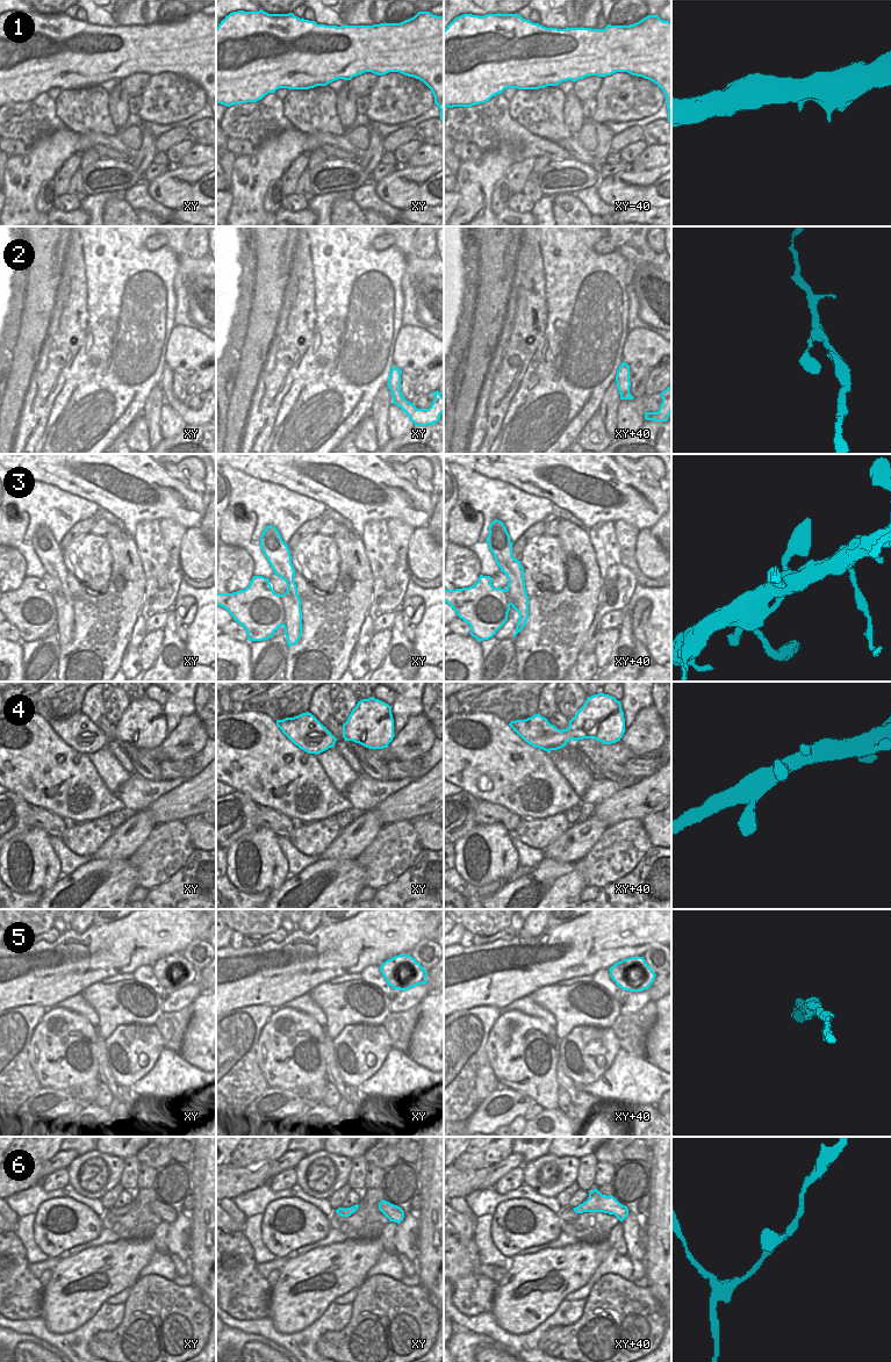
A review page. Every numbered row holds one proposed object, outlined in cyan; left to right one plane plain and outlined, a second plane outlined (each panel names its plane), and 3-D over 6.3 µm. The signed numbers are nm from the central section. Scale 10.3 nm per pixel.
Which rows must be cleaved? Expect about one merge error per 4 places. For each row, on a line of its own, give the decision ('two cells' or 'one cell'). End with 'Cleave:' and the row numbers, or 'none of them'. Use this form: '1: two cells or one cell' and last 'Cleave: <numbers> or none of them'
1: one cell
2: one cell
3: one cell
4: one cell
5: one cell
6: one cell
Cleave: none of them

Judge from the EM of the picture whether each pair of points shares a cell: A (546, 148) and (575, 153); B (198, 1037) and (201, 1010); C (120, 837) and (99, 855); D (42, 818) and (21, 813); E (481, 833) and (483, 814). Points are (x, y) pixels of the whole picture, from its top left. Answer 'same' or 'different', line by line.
A: different
B: same
C: same
D: different
E: different

